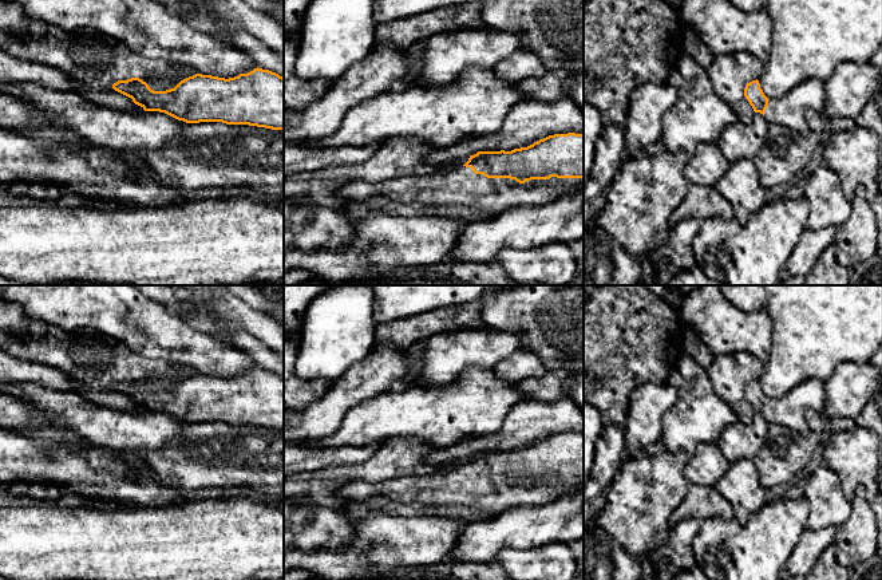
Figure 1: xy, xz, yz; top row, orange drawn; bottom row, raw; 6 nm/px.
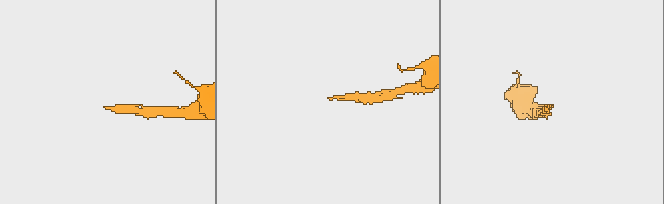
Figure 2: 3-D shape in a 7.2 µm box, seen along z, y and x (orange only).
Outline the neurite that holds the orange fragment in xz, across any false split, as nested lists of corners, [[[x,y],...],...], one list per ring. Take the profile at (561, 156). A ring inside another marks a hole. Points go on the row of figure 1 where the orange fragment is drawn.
[[[576,133],[549,135],[527,147],[514,149],[511,151],[478,151],[470,155],[463,166],[428,177],[407,175],[384,179],[376,184],[361,179],[355,181],[339,192],[341,201],[335,205],[335,208],[345,213],[353,222],[353,232],[348,241],[341,248],[336,249],[320,248],[309,252],[285,249],[284,273],[297,269],[308,271],[315,275],[316,280],[324,281],[328,285],[348,285],[352,283],[387,279],[399,269],[428,267],[447,260],[462,229],[468,224],[466,220],[446,217],[438,213],[398,216],[384,210],[372,210],[360,217],[355,217],[347,209],[352,204],[361,204],[369,198],[381,197],[395,204],[420,205],[424,208],[464,206],[498,217],[510,209],[541,206],[553,202],[562,196],[570,194],[581,184],[584,184],[584,134]]]

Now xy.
[[[258,67],[229,79],[195,74],[166,91],[154,91],[139,78],[118,80],[112,88],[131,98],[145,111],[165,113],[186,123],[222,122],[284,130],[284,78]]]

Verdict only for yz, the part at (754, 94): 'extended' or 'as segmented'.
extended

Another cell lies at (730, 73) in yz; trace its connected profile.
[[[747,54],[716,55],[707,68],[713,91],[748,125],[755,111],[744,96],[745,84],[759,80],[766,63]]]

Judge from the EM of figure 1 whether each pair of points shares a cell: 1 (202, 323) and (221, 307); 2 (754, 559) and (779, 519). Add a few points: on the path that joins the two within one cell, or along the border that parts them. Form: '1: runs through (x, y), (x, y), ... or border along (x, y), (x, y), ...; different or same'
1: runs through (206, 320), (217, 311); same
2: runs through (758, 549), (775, 528); same

